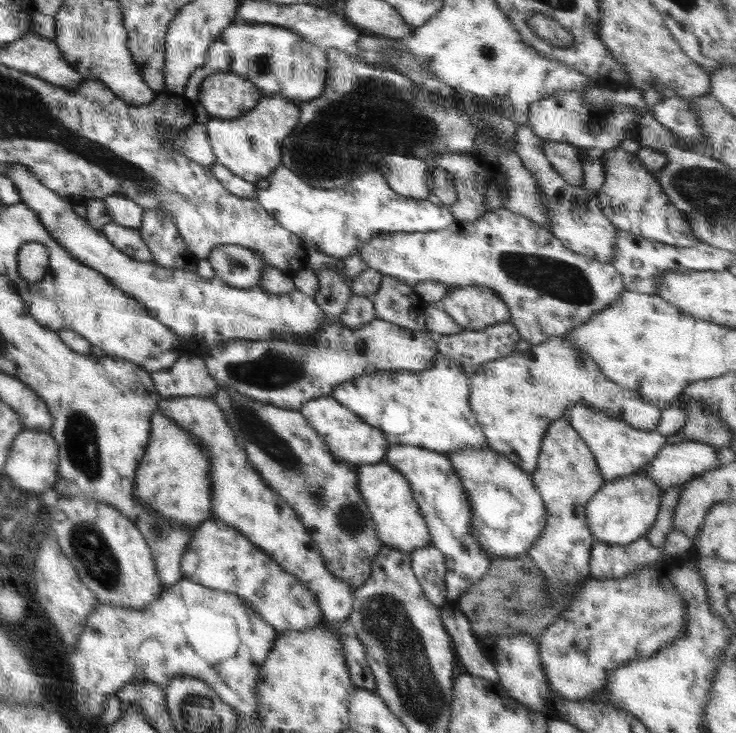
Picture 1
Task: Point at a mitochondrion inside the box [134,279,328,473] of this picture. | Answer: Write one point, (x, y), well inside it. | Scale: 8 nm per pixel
(274, 370)

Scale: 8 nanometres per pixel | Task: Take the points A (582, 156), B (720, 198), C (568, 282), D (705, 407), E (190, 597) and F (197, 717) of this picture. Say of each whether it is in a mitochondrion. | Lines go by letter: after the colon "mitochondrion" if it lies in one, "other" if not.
A: other
B: mitochondrion
C: mitochondrion
D: other
E: other
F: mitochondrion

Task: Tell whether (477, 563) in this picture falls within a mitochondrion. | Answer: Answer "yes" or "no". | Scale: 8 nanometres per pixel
no

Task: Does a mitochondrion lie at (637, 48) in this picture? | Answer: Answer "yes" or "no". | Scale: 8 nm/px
no

